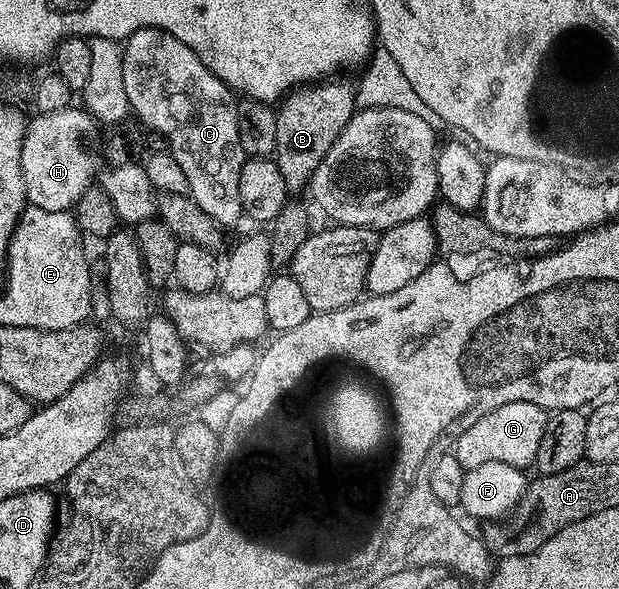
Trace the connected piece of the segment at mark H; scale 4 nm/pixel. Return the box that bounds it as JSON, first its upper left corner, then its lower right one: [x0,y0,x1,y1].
[22,108,96,212]

